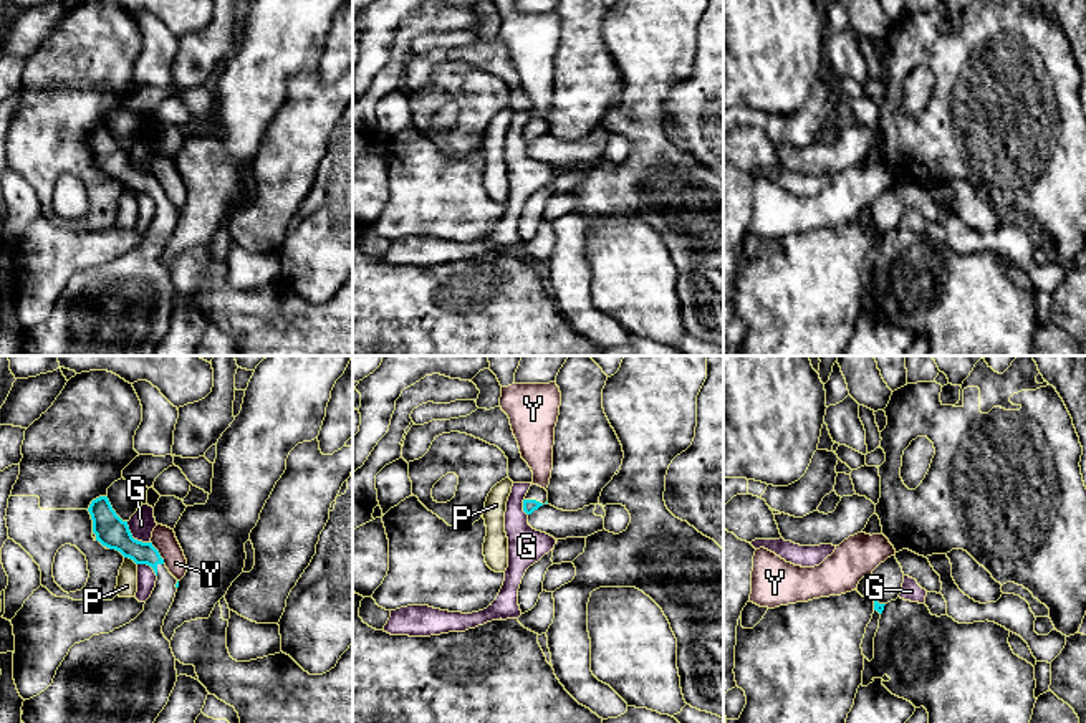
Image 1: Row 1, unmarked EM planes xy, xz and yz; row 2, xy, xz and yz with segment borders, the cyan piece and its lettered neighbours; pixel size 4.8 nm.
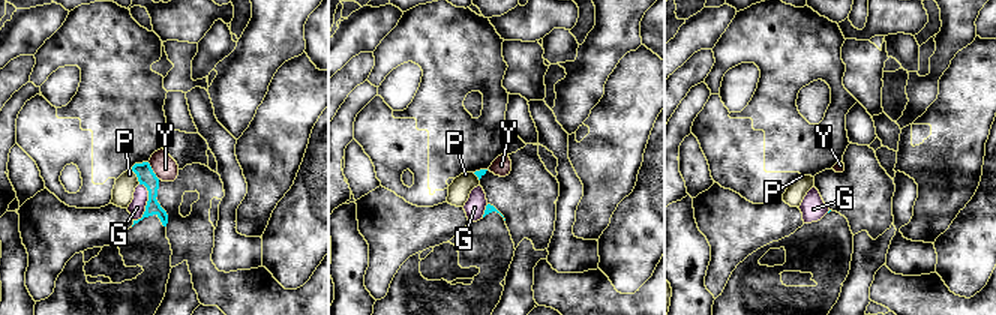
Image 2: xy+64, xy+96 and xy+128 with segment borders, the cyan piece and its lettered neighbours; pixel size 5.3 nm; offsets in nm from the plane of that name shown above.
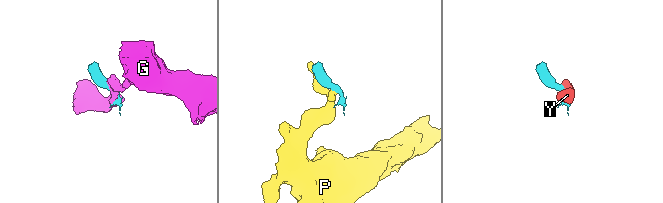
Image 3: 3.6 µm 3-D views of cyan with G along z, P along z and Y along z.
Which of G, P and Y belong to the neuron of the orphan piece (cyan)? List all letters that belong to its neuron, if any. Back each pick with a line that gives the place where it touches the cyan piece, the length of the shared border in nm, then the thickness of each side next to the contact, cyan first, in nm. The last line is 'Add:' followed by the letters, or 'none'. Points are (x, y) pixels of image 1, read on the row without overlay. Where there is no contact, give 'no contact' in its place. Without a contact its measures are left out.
Add: none

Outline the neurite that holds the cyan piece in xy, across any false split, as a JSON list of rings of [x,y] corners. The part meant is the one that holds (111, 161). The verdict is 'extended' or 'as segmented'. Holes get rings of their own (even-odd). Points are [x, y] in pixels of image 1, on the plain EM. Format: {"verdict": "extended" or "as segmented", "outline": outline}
{"verdict": "extended", "outline": [[[99,126],[88,137],[96,170],[119,180],[136,194],[154,199],[157,210],[144,240],[129,253],[109,263],[93,265],[74,273],[56,299],[53,313],[40,324],[25,329],[23,356],[154,356],[177,311],[175,286],[162,263],[164,248],[174,232],[179,210],[169,202],[152,172],[132,167],[127,151],[113,139],[108,126]]]}

